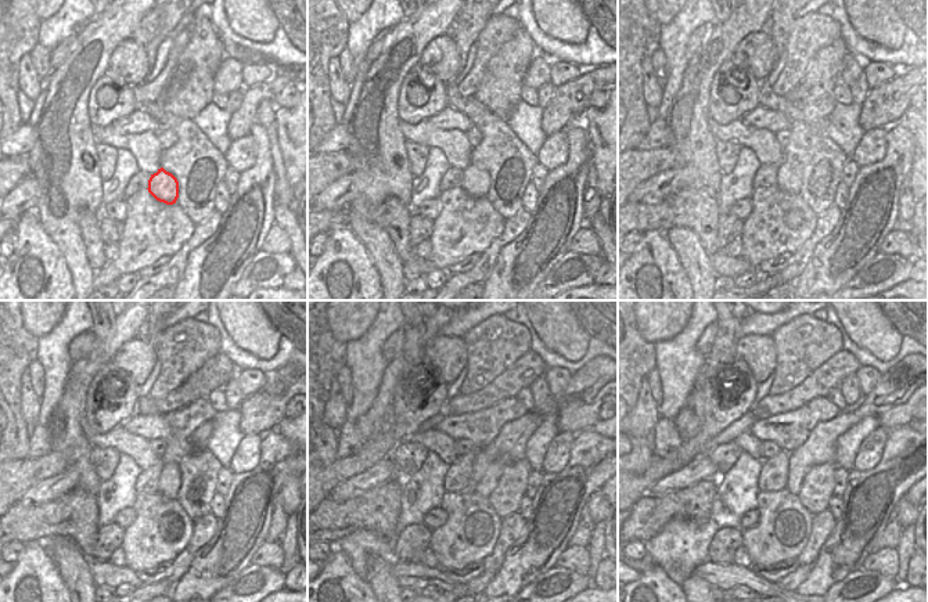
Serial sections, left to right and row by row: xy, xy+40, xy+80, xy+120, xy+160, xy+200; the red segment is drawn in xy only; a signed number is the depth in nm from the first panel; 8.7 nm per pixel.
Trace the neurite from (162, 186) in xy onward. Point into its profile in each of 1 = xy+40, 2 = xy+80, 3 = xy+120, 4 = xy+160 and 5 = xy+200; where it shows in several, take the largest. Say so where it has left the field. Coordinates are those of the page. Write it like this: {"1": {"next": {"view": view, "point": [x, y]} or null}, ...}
{"1": {"next": {"view": "xy+40", "point": [475, 181]}}, "2": {"next": {"view": "xy+80", "point": [788, 176]}}, "3": {"next": {"view": "xy+120", "point": [169, 482]}}, "4": {"next": {"view": "xy+160", "point": [509, 447]}}, "5": {"next": {"view": "xy+200", "point": [896, 385]}}}

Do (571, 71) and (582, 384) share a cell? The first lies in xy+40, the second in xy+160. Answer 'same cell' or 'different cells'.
different cells

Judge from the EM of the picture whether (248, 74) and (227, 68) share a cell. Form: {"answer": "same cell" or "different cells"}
{"answer": "different cells"}

